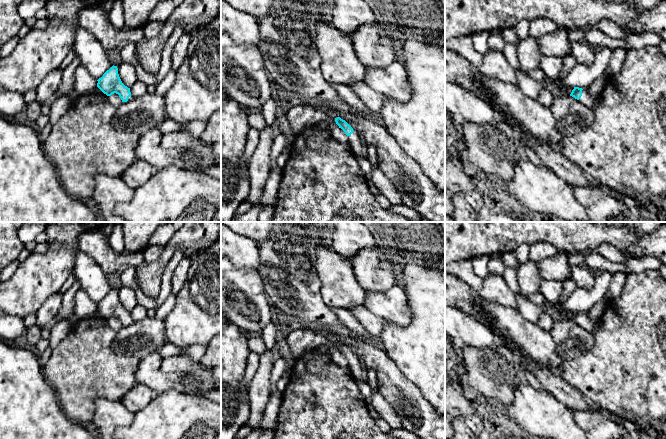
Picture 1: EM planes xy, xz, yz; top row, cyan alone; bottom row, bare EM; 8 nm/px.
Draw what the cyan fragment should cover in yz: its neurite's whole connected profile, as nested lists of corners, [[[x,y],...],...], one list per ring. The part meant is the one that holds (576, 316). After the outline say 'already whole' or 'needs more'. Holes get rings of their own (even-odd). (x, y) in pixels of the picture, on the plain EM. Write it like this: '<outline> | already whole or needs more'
[[[574,311],[570,320],[579,324],[581,327],[583,327],[584,329],[586,329],[590,333],[597,330],[599,327],[599,321],[591,320],[588,318],[586,313],[582,313],[579,311]]] | needs more

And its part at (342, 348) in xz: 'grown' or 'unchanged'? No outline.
grown

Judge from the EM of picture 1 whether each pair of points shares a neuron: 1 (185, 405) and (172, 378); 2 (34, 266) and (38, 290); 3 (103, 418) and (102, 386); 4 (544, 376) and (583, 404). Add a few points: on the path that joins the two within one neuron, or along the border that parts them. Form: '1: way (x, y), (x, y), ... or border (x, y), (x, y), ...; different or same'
1: border (198, 394), (188, 394), (168, 389), (157, 395); different
2: way (36, 272), (36, 284); same
3: border (120, 401), (97, 398), (91, 419); different
4: way (554, 384), (573, 398); same

